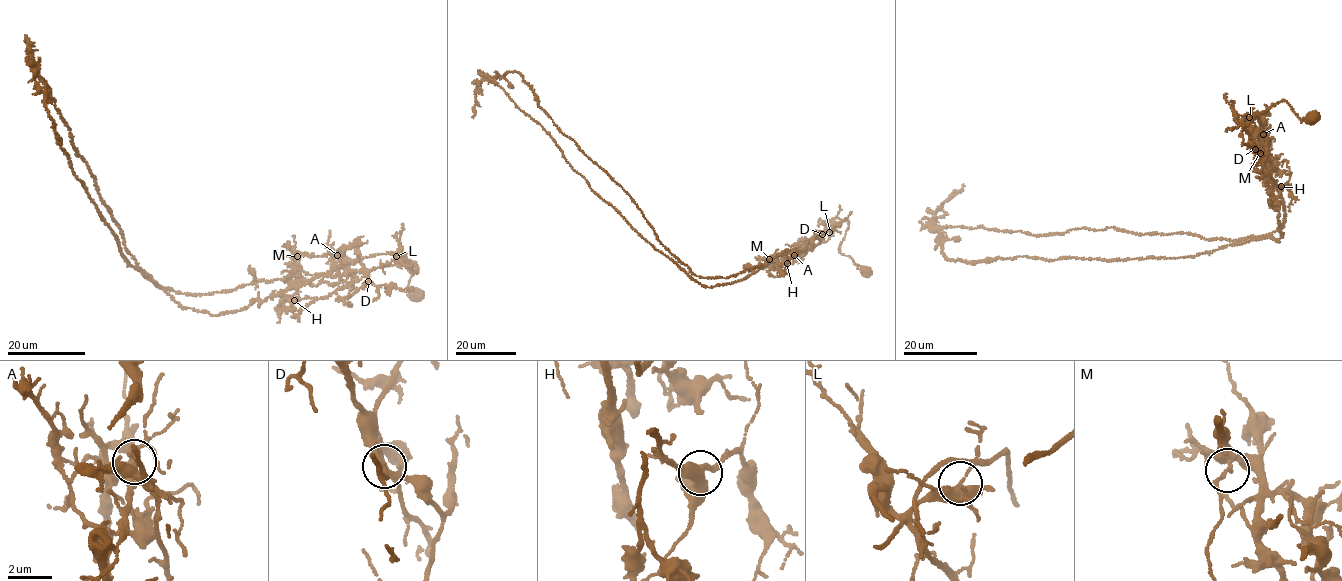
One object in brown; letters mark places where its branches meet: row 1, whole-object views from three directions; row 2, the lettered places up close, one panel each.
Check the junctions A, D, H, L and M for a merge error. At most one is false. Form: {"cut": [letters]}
{"cut": ["L"]}

